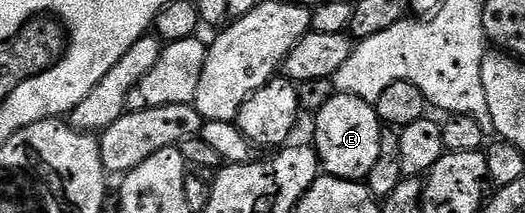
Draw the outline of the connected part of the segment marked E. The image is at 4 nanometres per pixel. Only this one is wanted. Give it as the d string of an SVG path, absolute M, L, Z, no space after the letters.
M336 92L335 96L329 99L329 103L325 103L325 107L321 107L321 111L314 114L313 121L315 121L313 148L319 155L322 172L326 176L340 177L346 181L363 181L369 175L369 171L373 171L377 155L381 155L381 135L384 126L380 122L374 104L352 94Z

